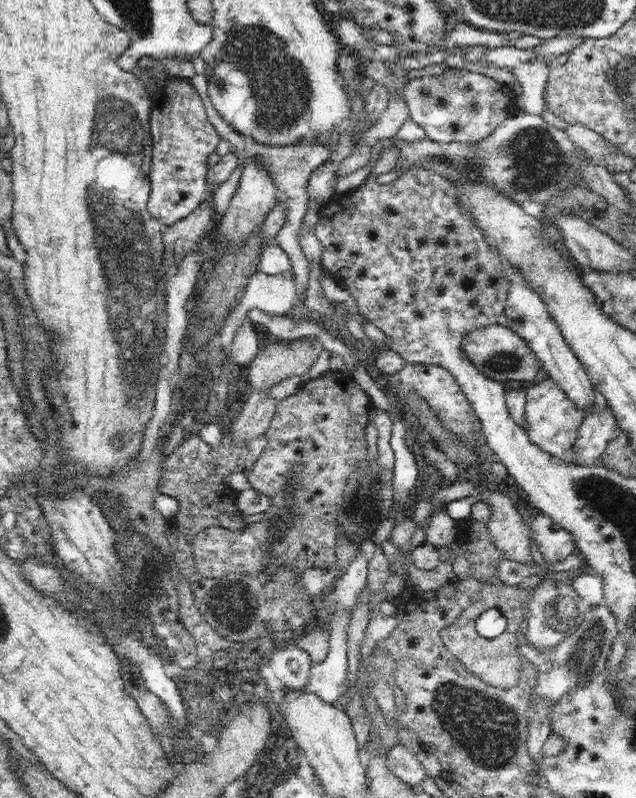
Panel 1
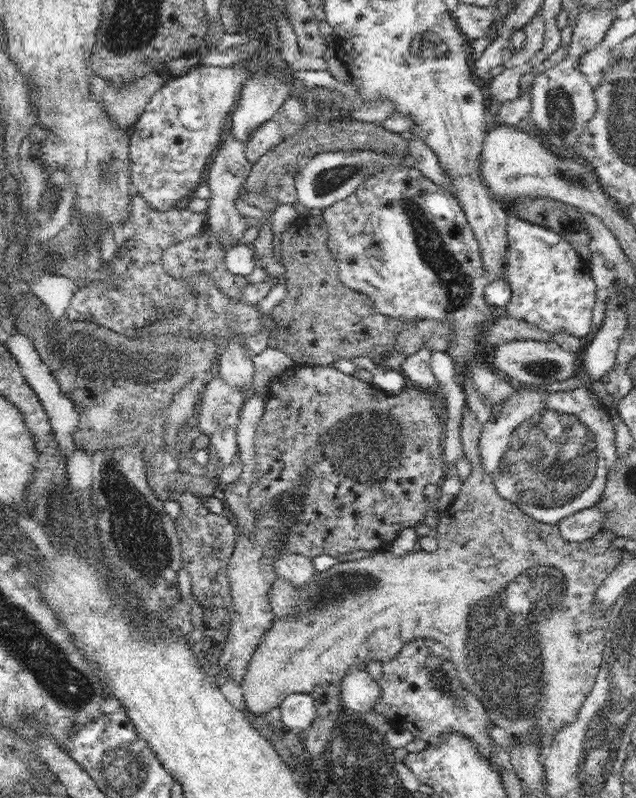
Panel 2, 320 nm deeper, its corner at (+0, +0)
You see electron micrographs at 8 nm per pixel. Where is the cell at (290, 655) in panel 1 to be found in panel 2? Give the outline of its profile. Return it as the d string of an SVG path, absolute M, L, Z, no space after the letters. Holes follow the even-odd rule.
M302 693L286 697L279 708L286 730L305 731L318 718L314 701L310 696L304 696Z

